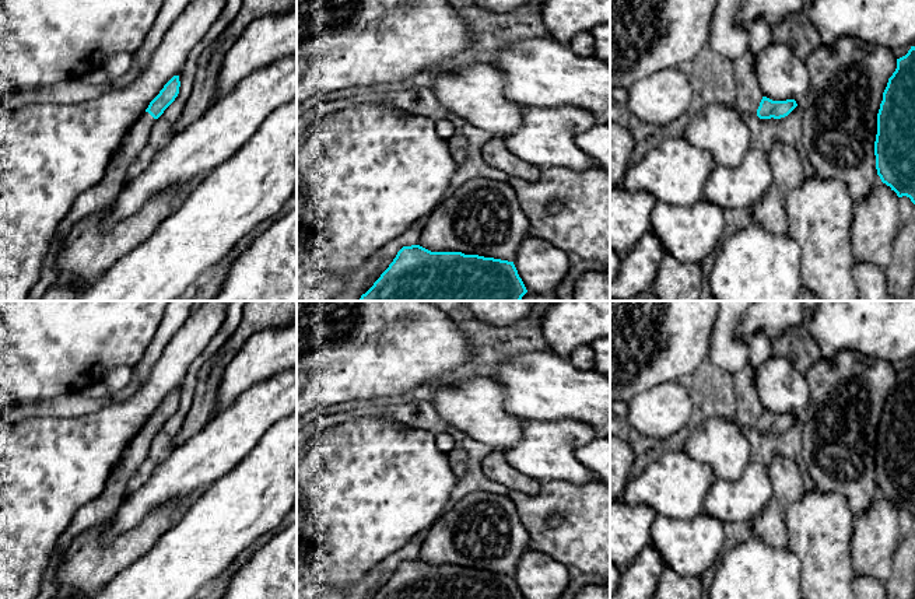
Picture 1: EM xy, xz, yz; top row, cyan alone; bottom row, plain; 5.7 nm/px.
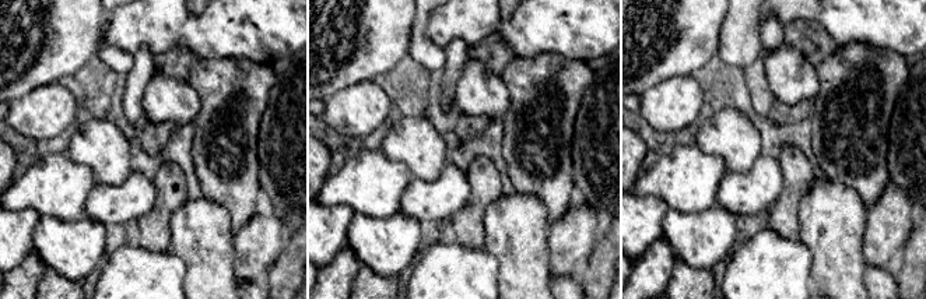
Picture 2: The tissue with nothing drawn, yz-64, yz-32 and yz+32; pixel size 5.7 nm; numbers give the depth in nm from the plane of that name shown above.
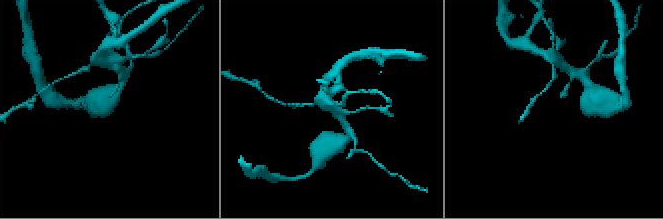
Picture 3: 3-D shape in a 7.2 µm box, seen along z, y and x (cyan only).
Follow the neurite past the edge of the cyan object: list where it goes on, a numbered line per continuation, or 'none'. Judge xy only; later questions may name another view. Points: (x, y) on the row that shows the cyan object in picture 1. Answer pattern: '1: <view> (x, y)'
1: xy (102, 195)

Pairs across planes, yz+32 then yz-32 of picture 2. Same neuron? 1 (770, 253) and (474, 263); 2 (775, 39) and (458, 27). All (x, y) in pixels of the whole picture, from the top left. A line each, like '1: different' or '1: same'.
1: same
2: different

